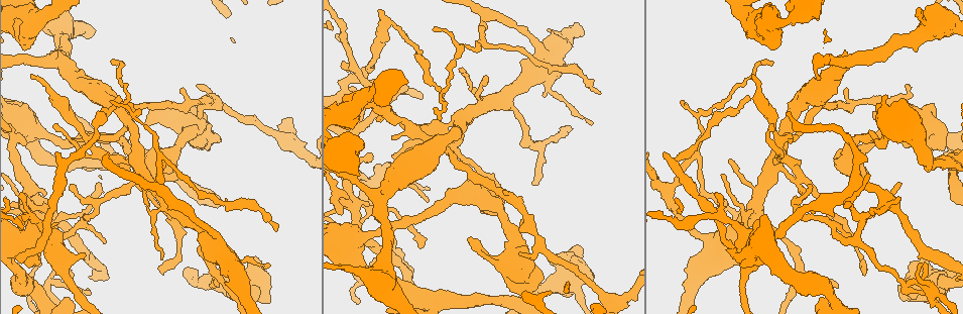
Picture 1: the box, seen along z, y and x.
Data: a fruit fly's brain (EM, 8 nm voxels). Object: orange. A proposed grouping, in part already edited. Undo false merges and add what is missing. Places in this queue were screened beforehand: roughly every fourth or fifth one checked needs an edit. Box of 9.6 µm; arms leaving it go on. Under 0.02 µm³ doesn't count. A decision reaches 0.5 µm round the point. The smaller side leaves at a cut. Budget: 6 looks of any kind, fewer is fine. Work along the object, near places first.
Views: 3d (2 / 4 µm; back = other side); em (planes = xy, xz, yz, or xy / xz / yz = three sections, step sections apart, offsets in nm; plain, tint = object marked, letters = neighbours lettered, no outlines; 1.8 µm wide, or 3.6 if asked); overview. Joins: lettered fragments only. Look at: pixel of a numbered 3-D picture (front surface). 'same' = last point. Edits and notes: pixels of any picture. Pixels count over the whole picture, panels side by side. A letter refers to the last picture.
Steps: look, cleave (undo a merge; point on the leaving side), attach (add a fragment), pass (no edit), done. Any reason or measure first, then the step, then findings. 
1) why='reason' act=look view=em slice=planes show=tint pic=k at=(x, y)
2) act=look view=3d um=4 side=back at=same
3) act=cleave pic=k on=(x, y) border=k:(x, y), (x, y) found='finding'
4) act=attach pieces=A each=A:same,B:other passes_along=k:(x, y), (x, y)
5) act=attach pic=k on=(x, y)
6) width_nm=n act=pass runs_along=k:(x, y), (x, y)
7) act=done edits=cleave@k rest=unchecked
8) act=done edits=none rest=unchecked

why='sudden change in width' act=look view=em slice=yz step=4 show=letters pic=1 at=(32, 130)

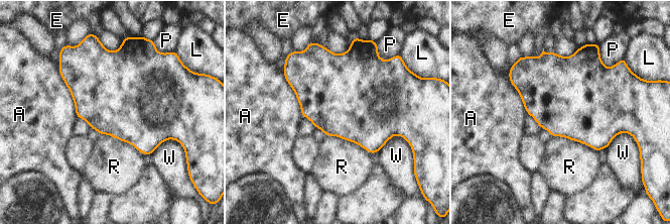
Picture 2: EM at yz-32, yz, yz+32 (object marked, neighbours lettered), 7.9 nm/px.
longest_contact=A:420nm act=pass each=A:other,E:other,L:other,P:other,R:other,W:other border=2:(551, 135), (575, 139), (598, 151) found='continuous, no second neuron'

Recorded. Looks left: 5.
why='three arms meet' act=look view=em slice=planes show=tint pic=1 at=(455, 144)

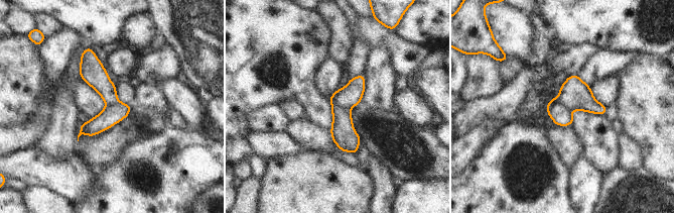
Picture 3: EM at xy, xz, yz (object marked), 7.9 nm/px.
act=look view=em slice=planes show=letters at=same

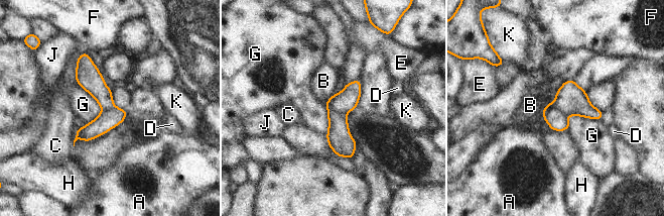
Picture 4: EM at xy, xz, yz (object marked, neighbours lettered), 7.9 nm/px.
width_nm=170 act=cleave pic=4 on=(340, 139) each=A:other,B:other,C:other,D:other,E:other,F:other,G:other,H:other,J:other,K:other border=4:(328, 109), (346, 114) found='a second neuron is stuck on'

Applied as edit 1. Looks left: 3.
why='branch stops here' act=look view=em slice=planes show=letters pic=1 at=(215, 287)

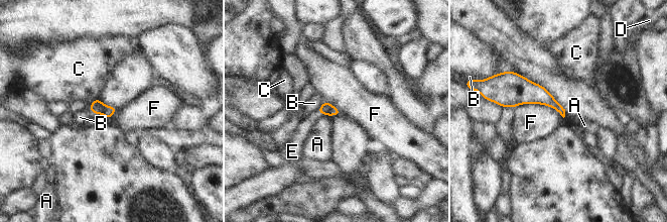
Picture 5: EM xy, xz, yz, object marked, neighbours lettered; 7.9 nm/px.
act=attach pieces=E each=A:other,B:other,C:other,D:other,E:same,F:other found='the neuron continues'

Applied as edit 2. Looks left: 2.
act=done edits=cleave@4,attach@5 rest=unchecked

